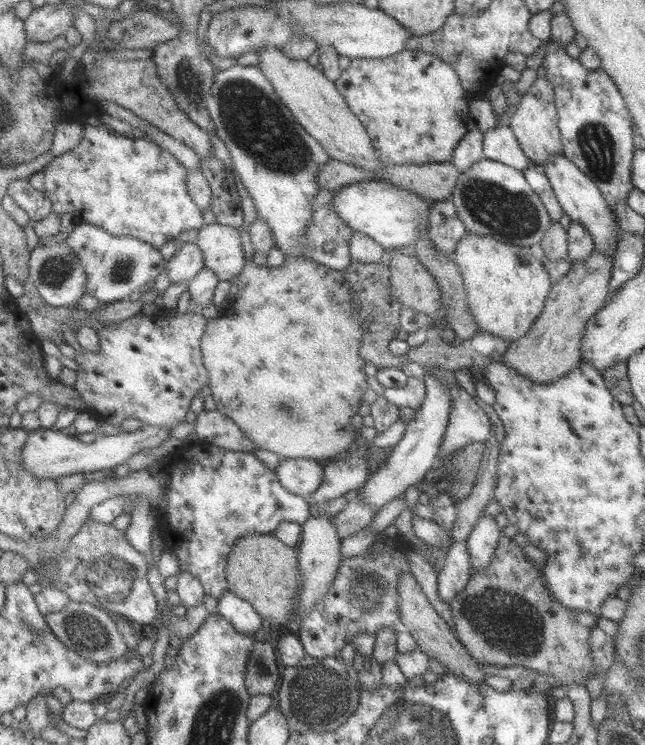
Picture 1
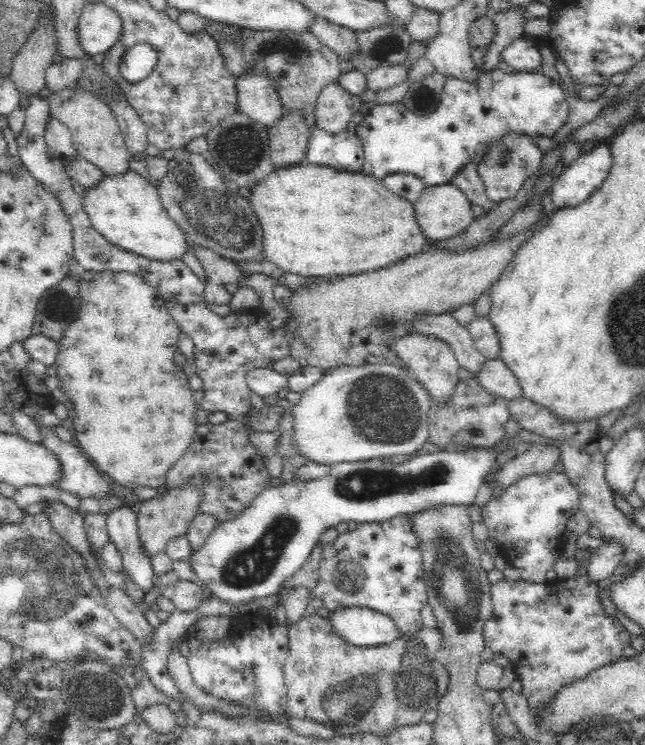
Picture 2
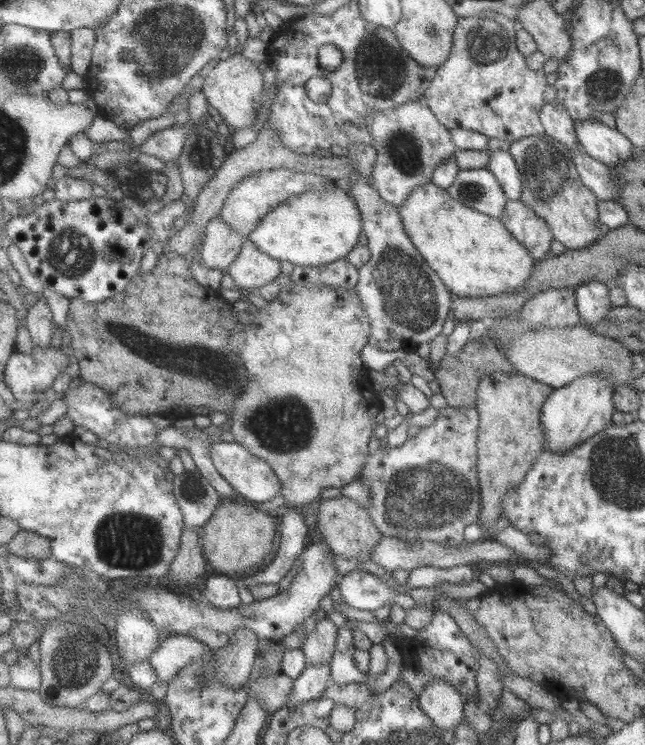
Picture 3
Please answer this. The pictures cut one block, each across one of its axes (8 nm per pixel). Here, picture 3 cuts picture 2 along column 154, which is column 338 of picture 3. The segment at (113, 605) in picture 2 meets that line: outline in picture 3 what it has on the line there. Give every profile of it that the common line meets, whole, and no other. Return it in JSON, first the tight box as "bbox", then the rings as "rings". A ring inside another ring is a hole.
{"bbox":[301,620,339,665],"rings":[[[323,620],[310,631],[304,643],[301,643],[309,665],[328,664],[333,660],[339,629],[331,620]]]}

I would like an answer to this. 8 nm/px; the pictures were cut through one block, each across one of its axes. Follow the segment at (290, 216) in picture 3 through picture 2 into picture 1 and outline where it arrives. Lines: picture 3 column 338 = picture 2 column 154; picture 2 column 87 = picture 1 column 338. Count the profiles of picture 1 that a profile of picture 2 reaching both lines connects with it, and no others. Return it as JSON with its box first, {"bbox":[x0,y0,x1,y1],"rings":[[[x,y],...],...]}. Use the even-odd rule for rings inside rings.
{"bbox":[331,181,429,249],"rings":[[[361,181],[339,189],[331,200],[331,207],[343,217],[354,231],[373,237],[386,249],[413,245],[421,232],[429,226],[429,202],[417,193],[387,181]]]}

